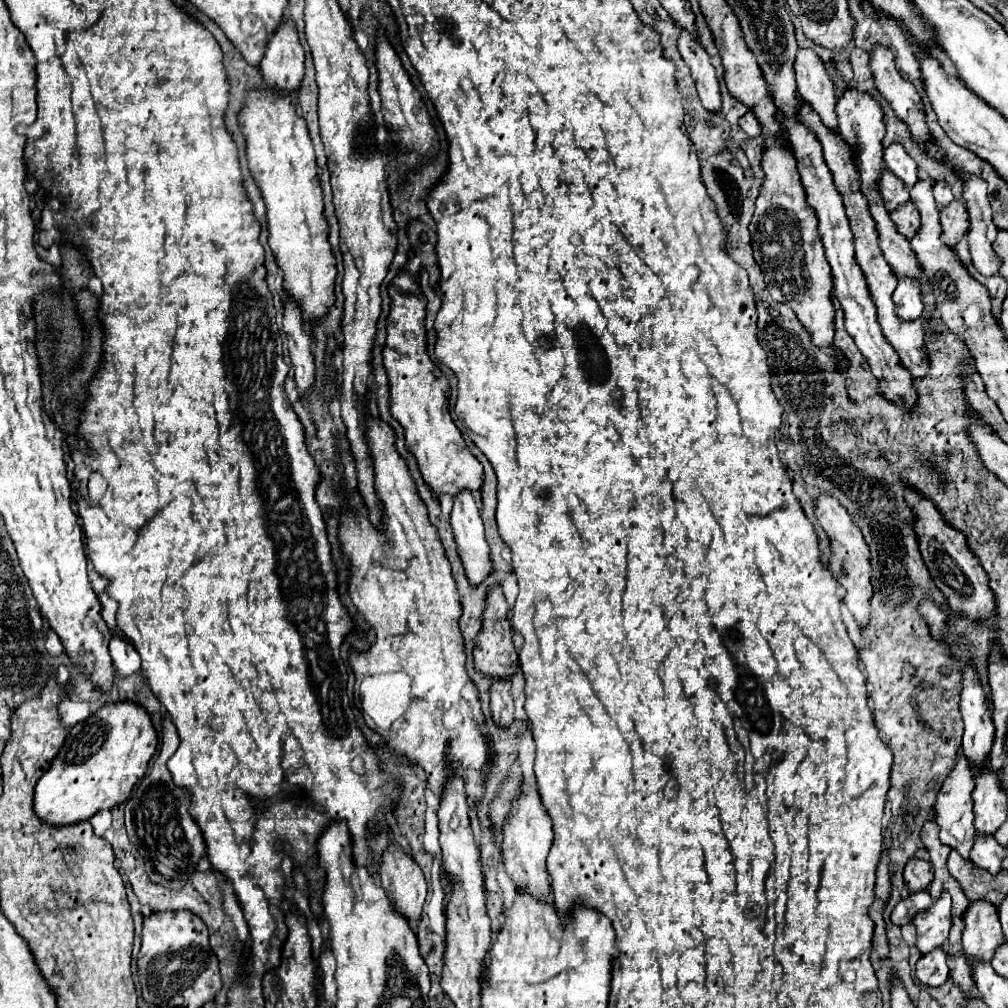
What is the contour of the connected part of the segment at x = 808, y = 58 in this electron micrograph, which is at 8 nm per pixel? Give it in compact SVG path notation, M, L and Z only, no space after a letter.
M800 47L796 53L796 83L798 93L804 103L812 105L812 109L822 117L822 123L830 129L838 129L836 125L836 97L834 97L834 83L824 71L824 63L820 63L820 57L816 51Z

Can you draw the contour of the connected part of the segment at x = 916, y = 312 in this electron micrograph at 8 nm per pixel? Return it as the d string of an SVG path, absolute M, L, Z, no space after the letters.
M900 277L894 291L894 303L896 303L898 317L906 321L918 319L924 311L924 303L920 299L920 283L908 277Z

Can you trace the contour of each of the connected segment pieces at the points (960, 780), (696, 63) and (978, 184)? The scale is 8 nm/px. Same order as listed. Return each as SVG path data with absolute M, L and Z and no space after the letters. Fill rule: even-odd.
M960 751L956 757L956 763L942 783L942 789L938 791L936 801L936 821L940 825L940 841L952 849L956 849L964 859L968 859L972 839L974 839L974 811L972 811L972 791L974 791L974 775L972 767L968 767L968 759L964 761L964 753Z
M680 31L678 49L684 57L684 63L690 67L690 73L698 87L702 105L708 111L718 111L720 109L720 89L718 89L716 69L710 63L708 51L700 45L698 39L692 39L692 35L688 35L688 31Z
M964 175L964 179L964 201L970 215L968 243L972 263L984 277L992 277L1000 271L1000 257L992 249L992 241L996 239L996 225L992 223L992 209L986 195L986 183L974 175Z

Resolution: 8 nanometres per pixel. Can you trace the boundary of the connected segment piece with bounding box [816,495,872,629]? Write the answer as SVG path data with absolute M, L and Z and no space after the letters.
M822 495L816 501L816 517L820 521L820 525L824 527L826 535L832 541L832 565L840 567L840 585L846 589L844 595L844 605L848 607L848 611L854 615L854 621L858 627L868 627L870 623L870 601L872 601L872 557L870 557L870 547L864 541L862 531L854 525L854 521L850 519L850 515L846 513L846 509L830 495Z

